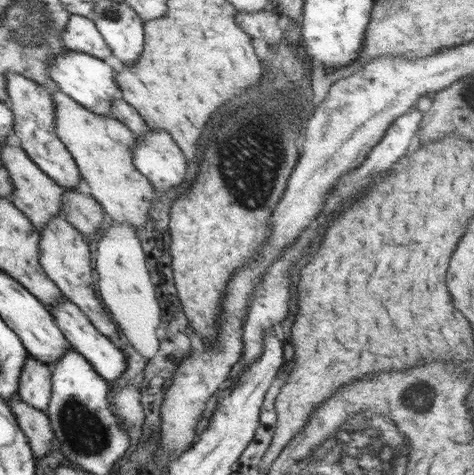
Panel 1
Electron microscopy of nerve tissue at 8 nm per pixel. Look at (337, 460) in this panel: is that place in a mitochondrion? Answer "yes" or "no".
yes

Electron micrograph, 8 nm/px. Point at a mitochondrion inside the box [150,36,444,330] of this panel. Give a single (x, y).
(255, 151)

